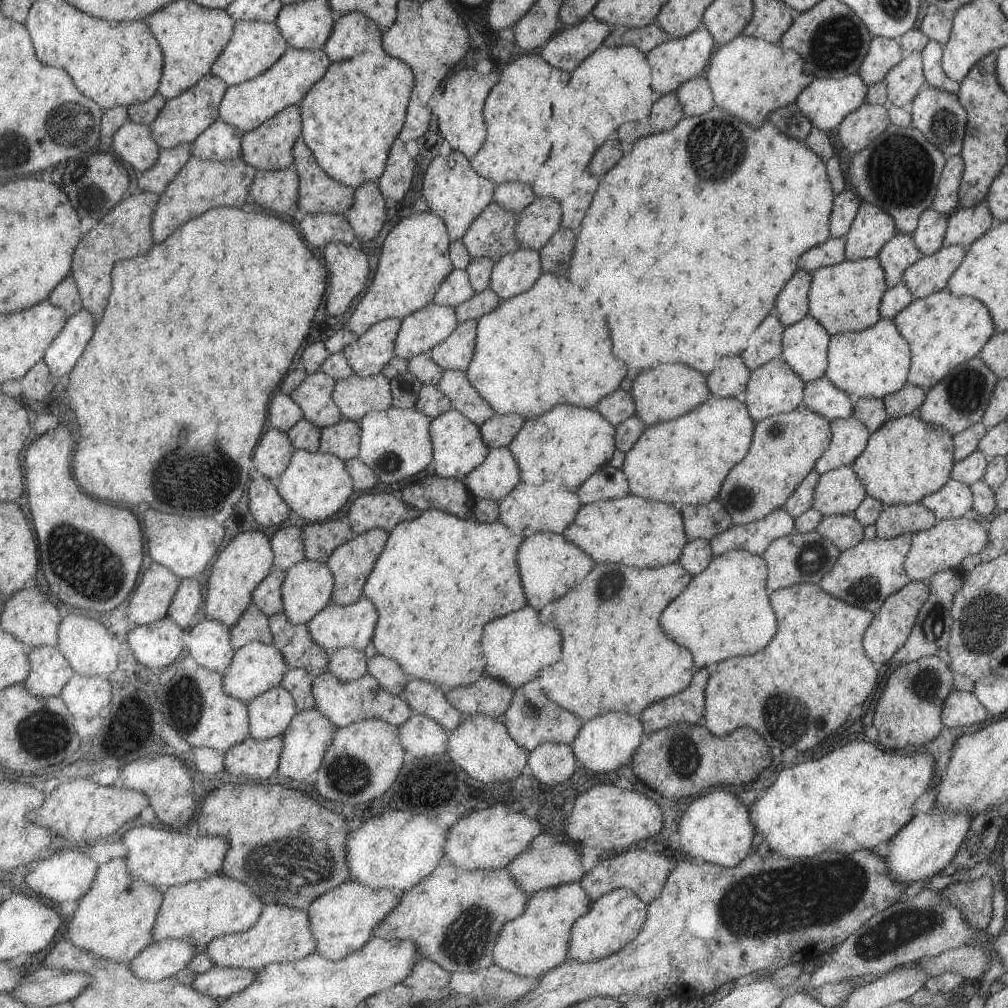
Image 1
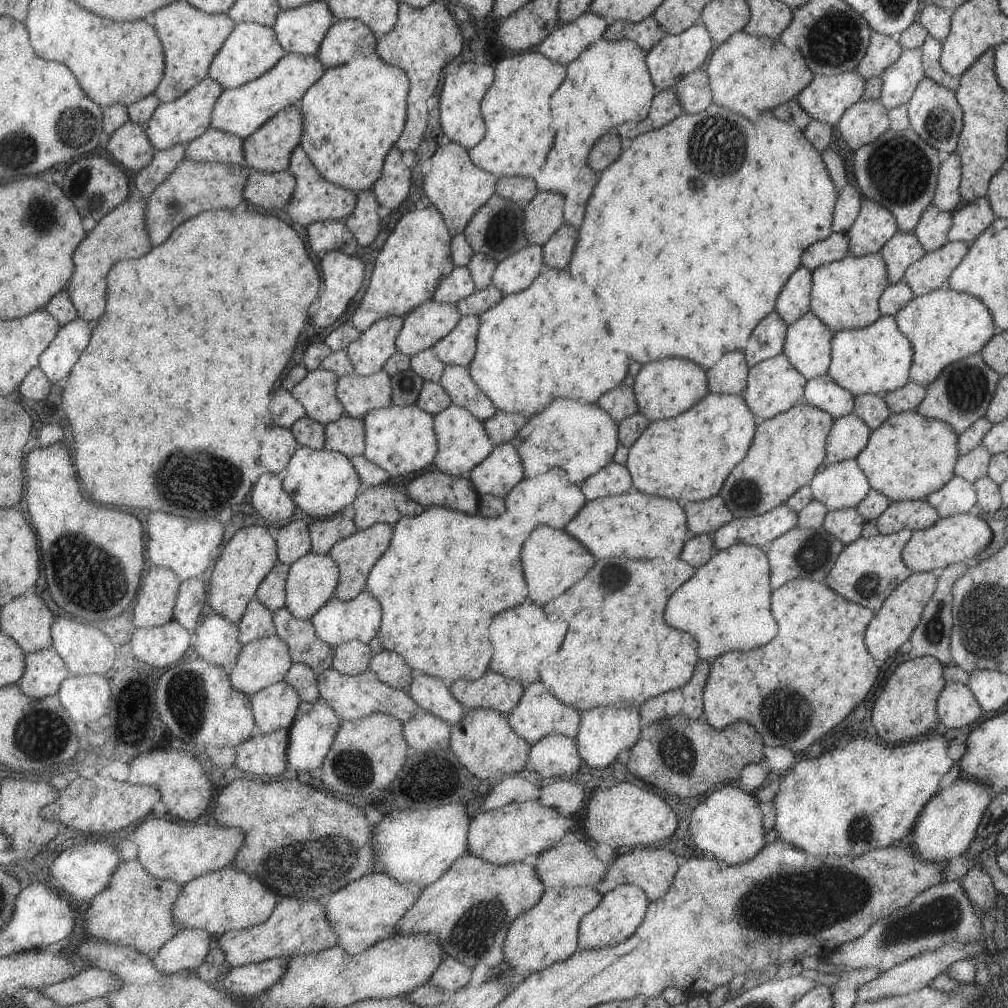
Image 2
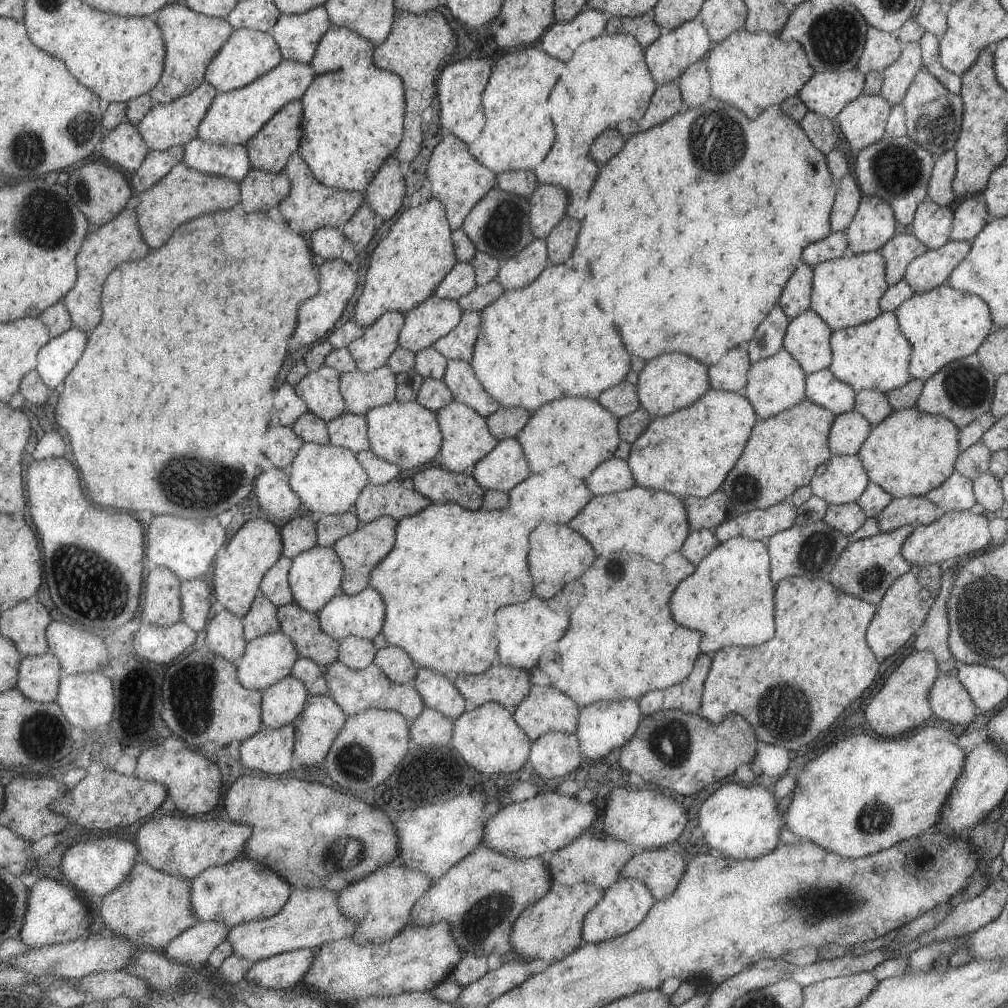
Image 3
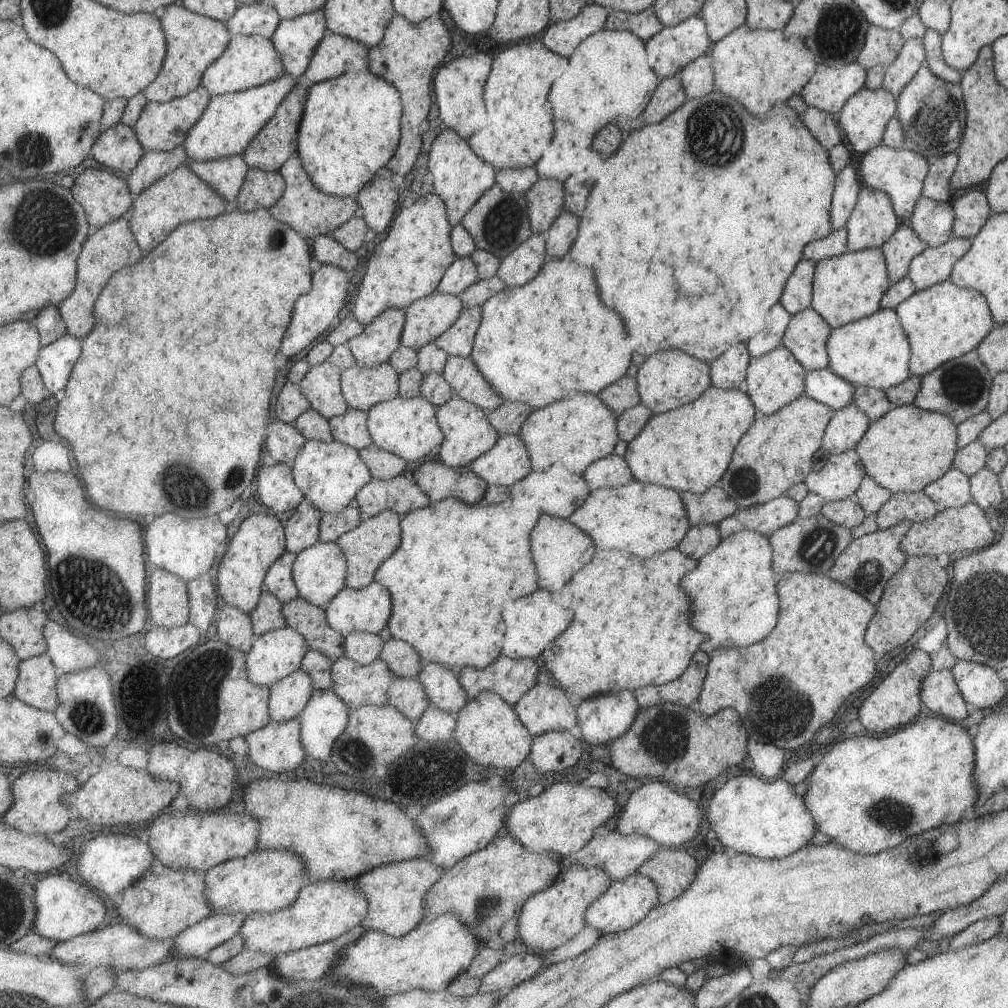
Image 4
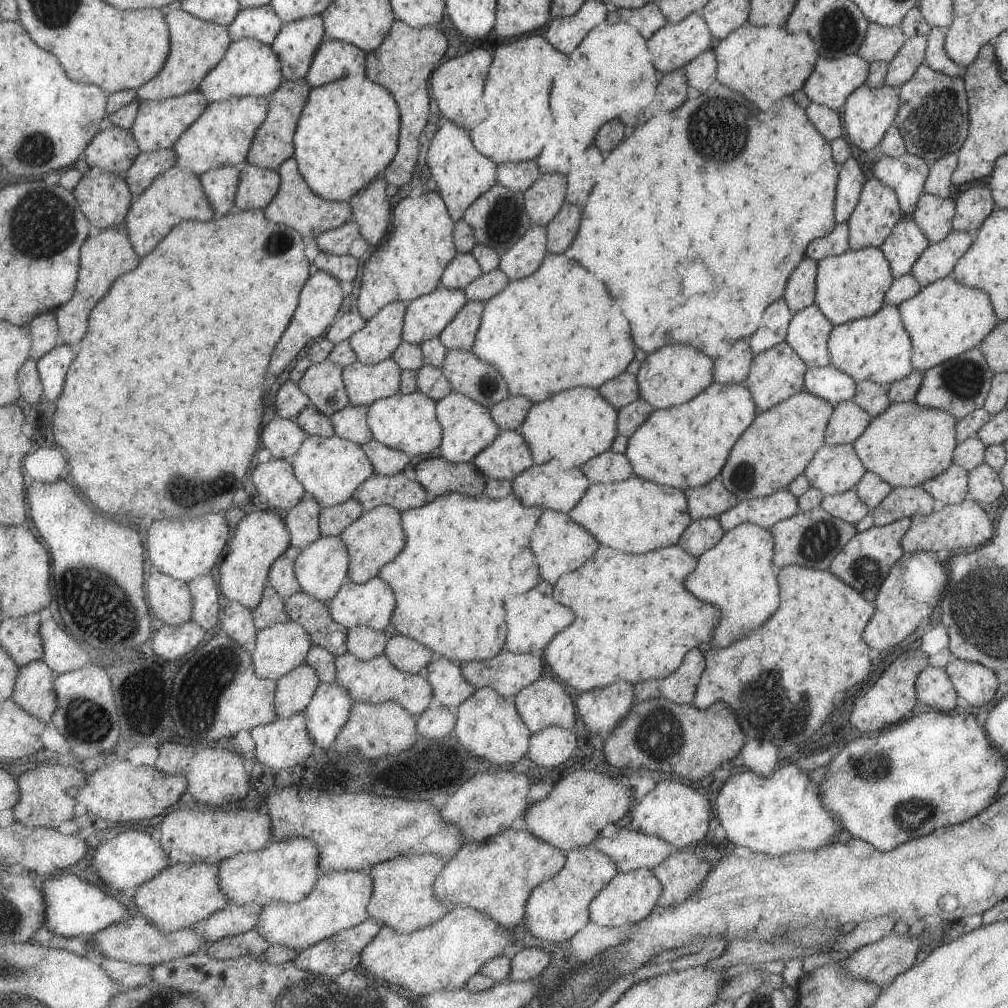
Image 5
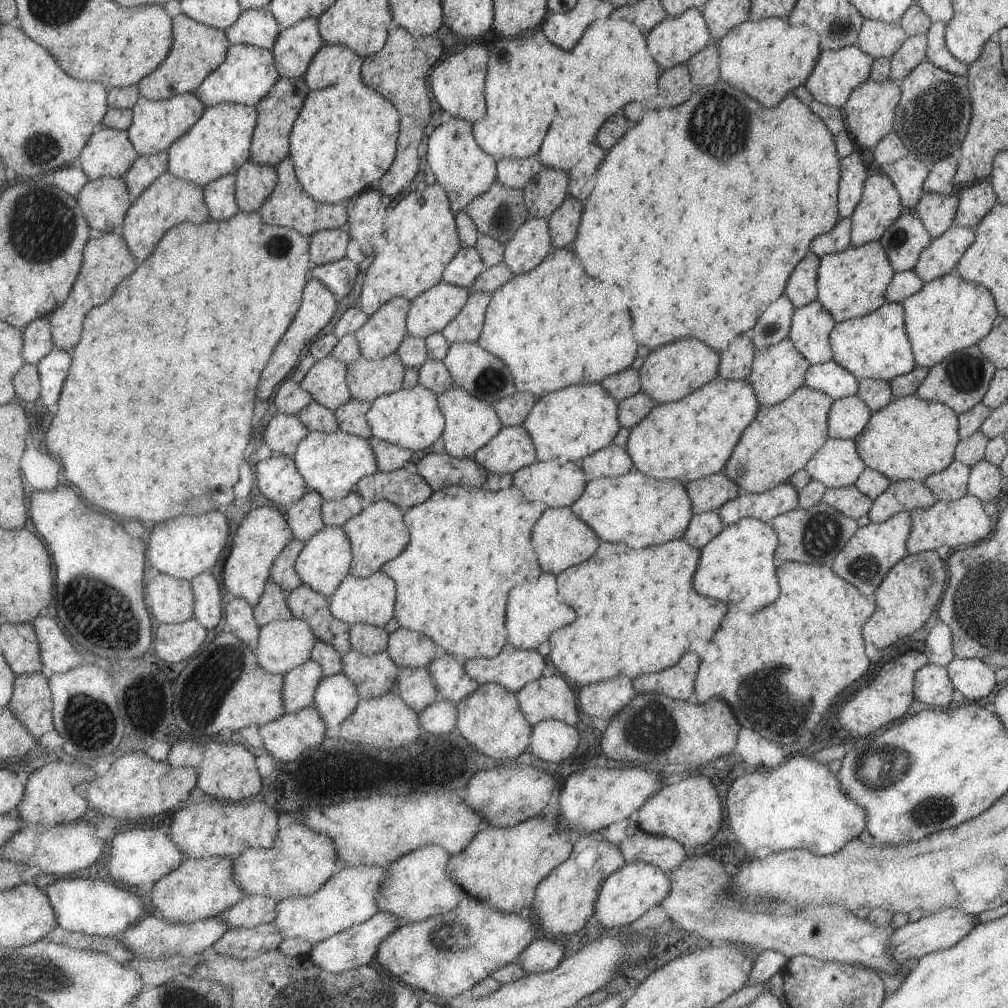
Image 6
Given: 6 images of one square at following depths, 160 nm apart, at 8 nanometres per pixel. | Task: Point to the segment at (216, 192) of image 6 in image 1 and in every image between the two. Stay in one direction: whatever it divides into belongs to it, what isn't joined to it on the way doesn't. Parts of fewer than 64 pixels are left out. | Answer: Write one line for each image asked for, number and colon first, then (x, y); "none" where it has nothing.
1: (221, 141)
2: (218, 146)
3: (232, 161)
4: (228, 175)
5: (221, 184)

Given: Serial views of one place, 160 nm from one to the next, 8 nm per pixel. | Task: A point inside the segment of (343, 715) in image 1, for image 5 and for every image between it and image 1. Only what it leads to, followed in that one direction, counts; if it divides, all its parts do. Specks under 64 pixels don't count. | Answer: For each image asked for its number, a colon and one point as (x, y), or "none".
2: (353, 697)
3: (354, 691)
4: (374, 684)
5: (375, 681)

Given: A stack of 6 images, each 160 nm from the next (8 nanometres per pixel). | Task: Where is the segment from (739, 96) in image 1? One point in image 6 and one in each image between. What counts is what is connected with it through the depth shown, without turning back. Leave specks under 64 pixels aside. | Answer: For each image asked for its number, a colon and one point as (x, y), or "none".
2: (747, 74)
3: (751, 71)
4: (756, 67)
5: (764, 63)
6: (766, 59)

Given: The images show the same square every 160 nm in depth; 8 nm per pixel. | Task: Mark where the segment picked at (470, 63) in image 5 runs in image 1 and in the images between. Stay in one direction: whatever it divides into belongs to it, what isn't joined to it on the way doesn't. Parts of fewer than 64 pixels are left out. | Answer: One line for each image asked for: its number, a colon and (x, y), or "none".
1: (460, 121)
2: (460, 118)
3: (459, 87)
4: (458, 84)

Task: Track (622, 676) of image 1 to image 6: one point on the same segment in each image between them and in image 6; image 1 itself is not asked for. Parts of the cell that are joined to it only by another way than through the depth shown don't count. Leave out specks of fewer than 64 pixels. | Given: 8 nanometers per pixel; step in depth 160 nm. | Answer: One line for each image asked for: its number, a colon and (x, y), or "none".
2: (618, 651)
3: (621, 642)
4: (630, 629)
5: (634, 621)
6: (636, 612)

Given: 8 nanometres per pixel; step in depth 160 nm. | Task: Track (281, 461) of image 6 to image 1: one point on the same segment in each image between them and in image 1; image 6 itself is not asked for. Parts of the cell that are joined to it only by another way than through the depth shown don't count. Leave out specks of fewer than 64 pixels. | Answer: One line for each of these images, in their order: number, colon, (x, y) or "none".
1: (267, 506)
2: (271, 501)
3: (273, 490)
4: (277, 489)
5: (276, 481)

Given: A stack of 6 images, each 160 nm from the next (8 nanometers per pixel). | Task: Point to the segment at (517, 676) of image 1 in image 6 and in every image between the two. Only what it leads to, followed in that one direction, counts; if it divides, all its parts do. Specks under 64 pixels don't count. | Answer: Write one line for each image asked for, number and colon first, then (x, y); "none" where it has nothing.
2: (521, 637)
3: (523, 630)
4: (532, 621)
5: (532, 619)
6: (533, 611)

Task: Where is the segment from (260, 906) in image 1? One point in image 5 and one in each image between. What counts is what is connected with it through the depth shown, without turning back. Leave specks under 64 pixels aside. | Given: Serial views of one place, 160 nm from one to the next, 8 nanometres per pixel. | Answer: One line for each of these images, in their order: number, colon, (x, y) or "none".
2: (230, 899)
3: (243, 890)
4: (268, 881)
5: (287, 871)

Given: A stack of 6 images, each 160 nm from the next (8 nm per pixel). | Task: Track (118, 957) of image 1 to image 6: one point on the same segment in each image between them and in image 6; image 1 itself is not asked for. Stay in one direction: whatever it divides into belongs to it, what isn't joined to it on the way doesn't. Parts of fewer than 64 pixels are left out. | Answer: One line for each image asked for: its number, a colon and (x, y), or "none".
2: (136, 910)
3: (151, 908)
4: (164, 902)
5: (183, 894)
6: (199, 889)

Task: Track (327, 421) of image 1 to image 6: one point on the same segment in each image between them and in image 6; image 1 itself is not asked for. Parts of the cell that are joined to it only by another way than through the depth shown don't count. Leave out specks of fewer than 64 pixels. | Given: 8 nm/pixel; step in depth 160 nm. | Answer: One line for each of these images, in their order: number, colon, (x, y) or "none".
2: (317, 391)
3: (320, 388)
4: (322, 386)
5: (322, 382)
6: (326, 381)

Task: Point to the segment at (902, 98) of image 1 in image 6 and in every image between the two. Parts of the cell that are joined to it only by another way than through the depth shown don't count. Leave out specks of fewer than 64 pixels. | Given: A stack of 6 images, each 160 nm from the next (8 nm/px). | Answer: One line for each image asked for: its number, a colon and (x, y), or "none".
2: (899, 80)
3: (896, 78)
4: (911, 56)
5: (901, 67)
6: (912, 52)

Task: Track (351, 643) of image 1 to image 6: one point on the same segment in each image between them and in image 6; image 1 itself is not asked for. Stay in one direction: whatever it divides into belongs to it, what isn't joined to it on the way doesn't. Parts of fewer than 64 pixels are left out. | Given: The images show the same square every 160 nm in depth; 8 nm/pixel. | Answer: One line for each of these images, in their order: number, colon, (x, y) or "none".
2: (338, 621)
3: (361, 615)
4: (368, 609)
5: (370, 604)
6: (370, 600)

